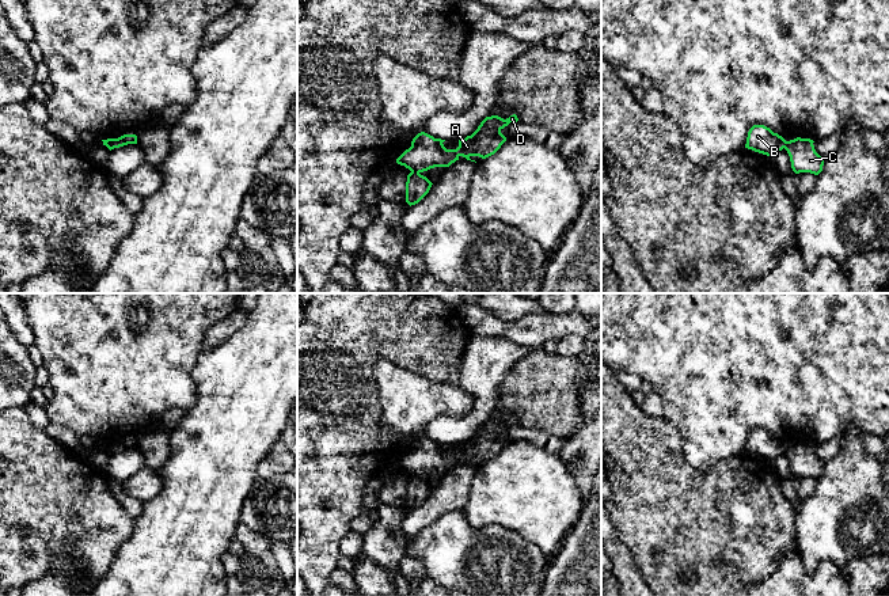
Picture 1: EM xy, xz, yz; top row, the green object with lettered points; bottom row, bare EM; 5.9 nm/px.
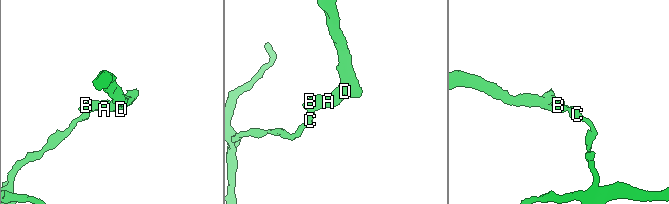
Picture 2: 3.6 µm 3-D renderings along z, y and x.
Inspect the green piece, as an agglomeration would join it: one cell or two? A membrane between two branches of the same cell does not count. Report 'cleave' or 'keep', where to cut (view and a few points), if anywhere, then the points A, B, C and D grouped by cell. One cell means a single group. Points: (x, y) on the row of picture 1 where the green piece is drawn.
cleave; cut xz (411, 171), (418, 173); groups A B D / C

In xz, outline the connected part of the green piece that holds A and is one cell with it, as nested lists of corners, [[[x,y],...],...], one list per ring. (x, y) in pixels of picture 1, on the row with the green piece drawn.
[[[516,114],[506,119],[498,115],[486,117],[471,136],[459,140],[456,149],[447,149],[442,144],[445,140],[421,132],[413,138],[411,147],[396,159],[396,163],[411,172],[423,172],[434,167],[449,167],[460,156],[467,160],[471,160],[471,156],[486,159],[506,141],[501,130],[517,121]]]

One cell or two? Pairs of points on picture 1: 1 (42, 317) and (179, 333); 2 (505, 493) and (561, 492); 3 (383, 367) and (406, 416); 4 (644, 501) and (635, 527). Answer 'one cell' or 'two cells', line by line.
1: one cell
2: one cell
3: one cell
4: one cell

